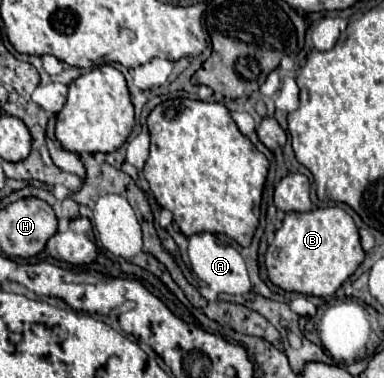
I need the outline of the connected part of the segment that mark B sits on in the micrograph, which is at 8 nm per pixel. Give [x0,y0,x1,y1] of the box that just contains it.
[267,207,363,297]

